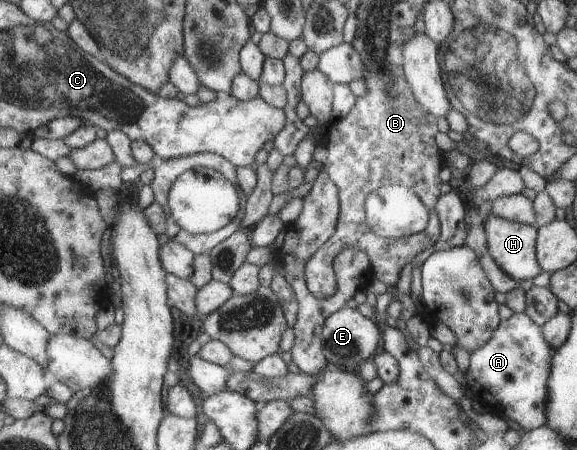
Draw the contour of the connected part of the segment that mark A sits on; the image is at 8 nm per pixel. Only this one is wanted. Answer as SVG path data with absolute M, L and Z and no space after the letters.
M512 314L506 320L500 320L490 339L476 351L469 353L468 369L463 371L466 389L472 399L478 401L490 414L514 421L526 431L536 429L544 424L544 407L548 399L546 381L550 375L550 359L555 350L544 341L541 326L532 323L526 314Z

